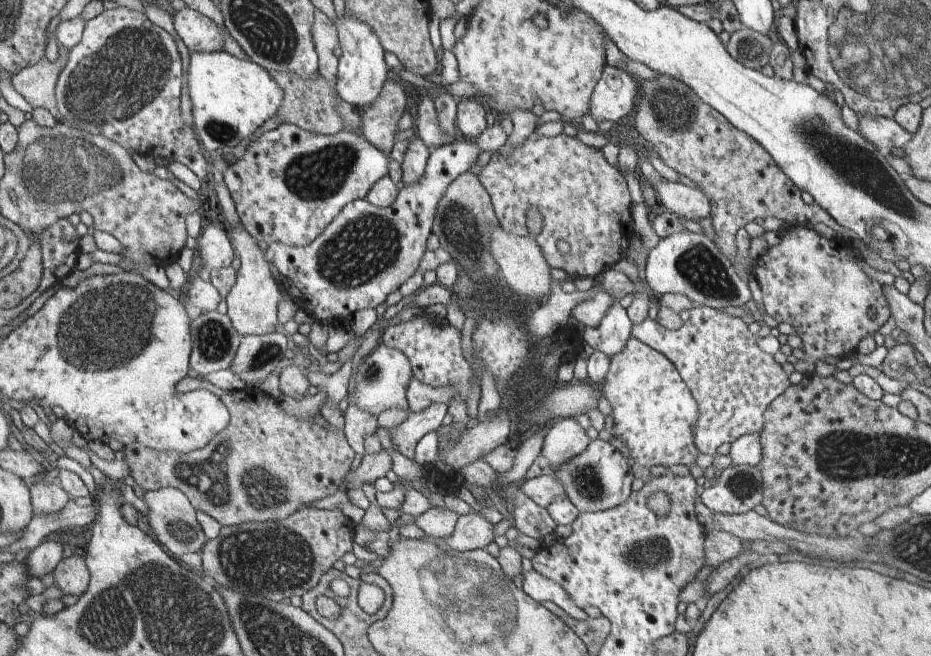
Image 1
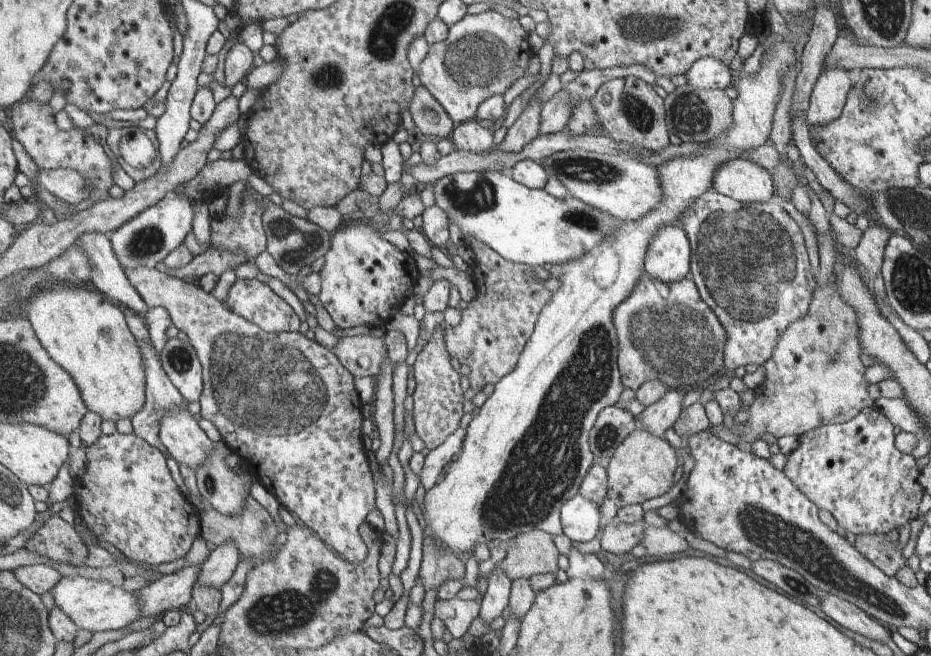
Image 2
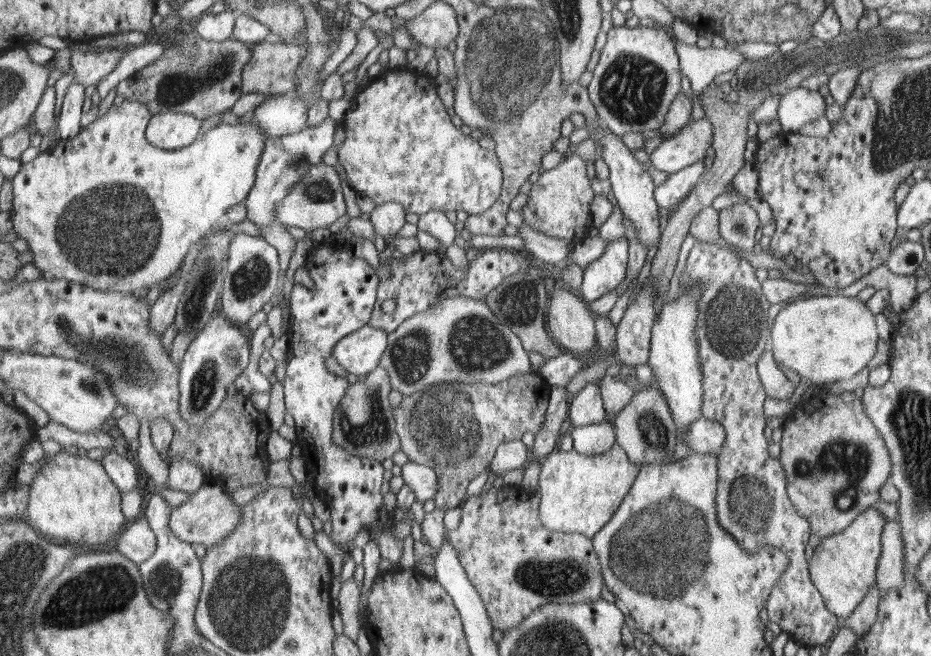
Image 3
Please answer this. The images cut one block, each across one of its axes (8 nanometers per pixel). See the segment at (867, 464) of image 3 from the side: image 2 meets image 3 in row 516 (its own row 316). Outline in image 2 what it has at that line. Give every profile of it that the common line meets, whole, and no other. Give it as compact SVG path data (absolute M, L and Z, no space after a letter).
M831 279L824 286L814 288L814 297L810 302L808 314L804 314L800 320L792 322L787 331L780 336L779 344L772 352L772 357L763 366L765 368L764 382L755 389L755 402L745 410L748 412L747 421L733 424L731 428L711 426L709 429L720 440L728 444L737 445L740 441L752 442L762 439L766 433L772 434L776 439L794 434L804 435L824 425L834 425L849 422L864 408L875 405L874 398L870 396L868 388L870 383L866 379L866 366L860 356L860 328L858 328L858 314L852 306L848 306L836 288L836 282Z

